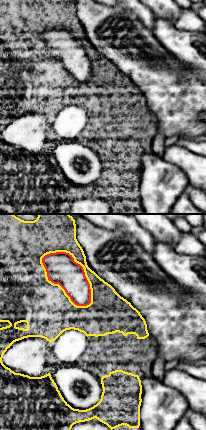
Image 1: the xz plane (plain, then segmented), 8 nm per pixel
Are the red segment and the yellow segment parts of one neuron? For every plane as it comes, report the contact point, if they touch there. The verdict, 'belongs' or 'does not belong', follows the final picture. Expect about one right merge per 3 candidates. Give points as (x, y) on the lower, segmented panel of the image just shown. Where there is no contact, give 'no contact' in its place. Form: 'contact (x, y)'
contact (57, 283)

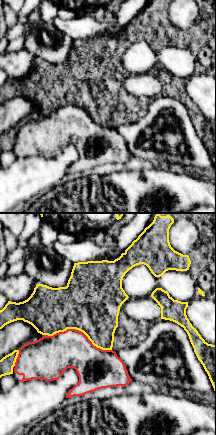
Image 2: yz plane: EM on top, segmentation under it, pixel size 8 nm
contact (78, 330)

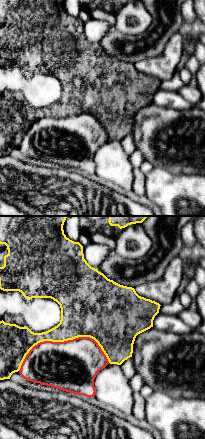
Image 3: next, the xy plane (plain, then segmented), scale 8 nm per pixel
contact (62, 342)

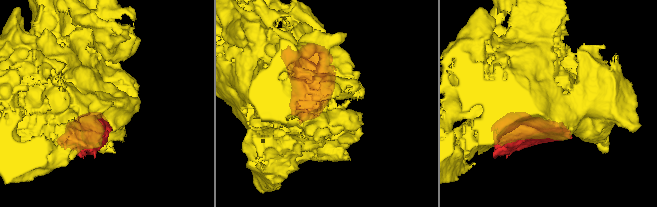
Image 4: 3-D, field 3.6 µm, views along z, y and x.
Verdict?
does not belong

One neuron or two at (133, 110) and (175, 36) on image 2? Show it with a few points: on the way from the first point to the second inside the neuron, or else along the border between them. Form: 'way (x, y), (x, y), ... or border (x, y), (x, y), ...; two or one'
way (113, 80), (113, 53), (132, 34), (145, 34); one

